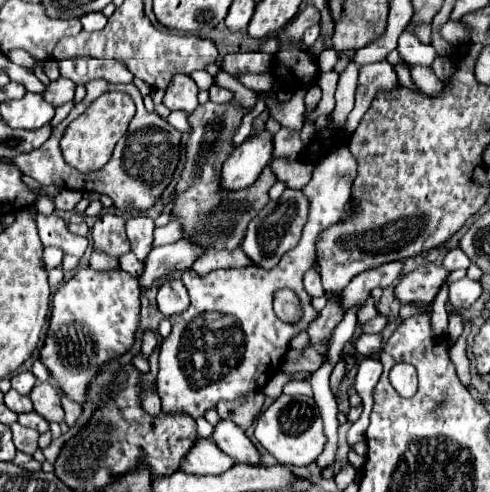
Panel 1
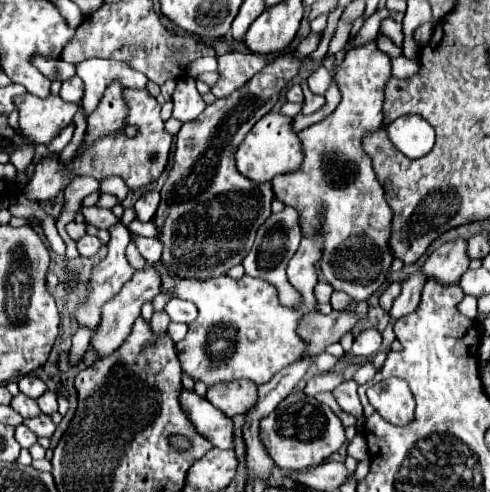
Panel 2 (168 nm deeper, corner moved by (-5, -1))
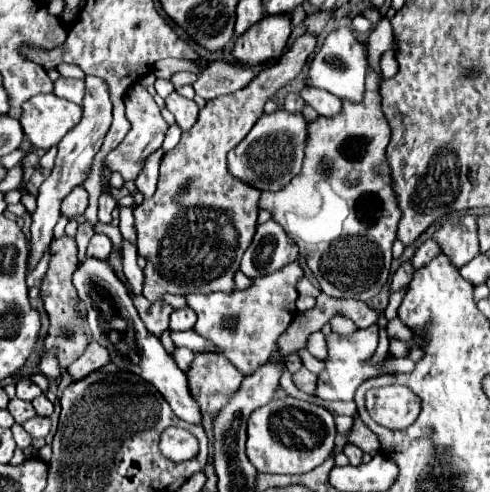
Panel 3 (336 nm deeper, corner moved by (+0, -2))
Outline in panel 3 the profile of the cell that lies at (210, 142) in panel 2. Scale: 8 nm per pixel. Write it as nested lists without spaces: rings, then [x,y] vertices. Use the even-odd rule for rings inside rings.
[[[305,33],[295,39],[295,43],[289,47],[289,51],[283,53],[279,61],[265,67],[247,87],[241,91],[235,91],[227,97],[217,97],[207,101],[207,105],[199,111],[197,123],[183,133],[179,145],[165,153],[159,169],[159,183],[153,197],[145,199],[139,207],[135,207],[135,231],[137,231],[137,253],[147,259],[147,267],[143,269],[145,281],[143,281],[143,295],[151,301],[157,301],[165,293],[213,293],[213,291],[235,291],[235,273],[239,271],[239,261],[245,249],[249,247],[255,225],[257,225],[257,213],[259,213],[259,191],[249,187],[247,183],[235,179],[227,171],[225,155],[231,151],[253,127],[253,123],[263,113],[265,101],[269,101],[287,81],[295,79],[307,57],[315,51],[317,35]]]

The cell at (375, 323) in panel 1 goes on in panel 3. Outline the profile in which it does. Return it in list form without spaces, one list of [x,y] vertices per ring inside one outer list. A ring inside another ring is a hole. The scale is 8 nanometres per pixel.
[[[427,239],[427,241],[415,251],[411,263],[413,263],[415,269],[419,269],[419,267],[427,265],[427,263],[429,263],[433,257],[437,257],[439,253],[441,253],[441,245],[439,245],[435,239]]]

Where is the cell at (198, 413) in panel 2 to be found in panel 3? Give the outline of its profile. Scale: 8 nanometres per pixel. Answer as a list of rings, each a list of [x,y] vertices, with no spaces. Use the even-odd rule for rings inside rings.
[[[85,257],[73,273],[73,285],[87,311],[91,337],[93,341],[105,345],[105,349],[111,355],[111,361],[123,371],[131,371],[141,379],[149,381],[165,397],[165,401],[171,405],[177,417],[181,417],[187,423],[201,423],[201,411],[187,389],[185,373],[165,351],[161,341],[155,335],[149,335],[147,327],[141,323],[141,317],[137,315],[137,309],[133,307],[133,299],[125,283],[115,275],[113,267],[103,259]]]

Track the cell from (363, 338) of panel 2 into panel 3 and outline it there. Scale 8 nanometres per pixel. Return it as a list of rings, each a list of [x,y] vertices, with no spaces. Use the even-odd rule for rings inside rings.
[[[371,325],[369,329],[357,329],[353,335],[327,335],[327,351],[329,357],[325,359],[325,371],[317,379],[315,395],[323,401],[351,401],[357,387],[373,377],[381,375],[381,365],[367,365],[367,361],[375,355],[377,349],[377,331],[379,325]]]

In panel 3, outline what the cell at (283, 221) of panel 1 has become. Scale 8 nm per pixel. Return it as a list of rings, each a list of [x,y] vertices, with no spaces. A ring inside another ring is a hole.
[[[269,219],[257,227],[249,249],[241,259],[241,271],[253,279],[269,275],[287,263],[293,263],[297,255],[297,245],[285,235],[279,223]]]

